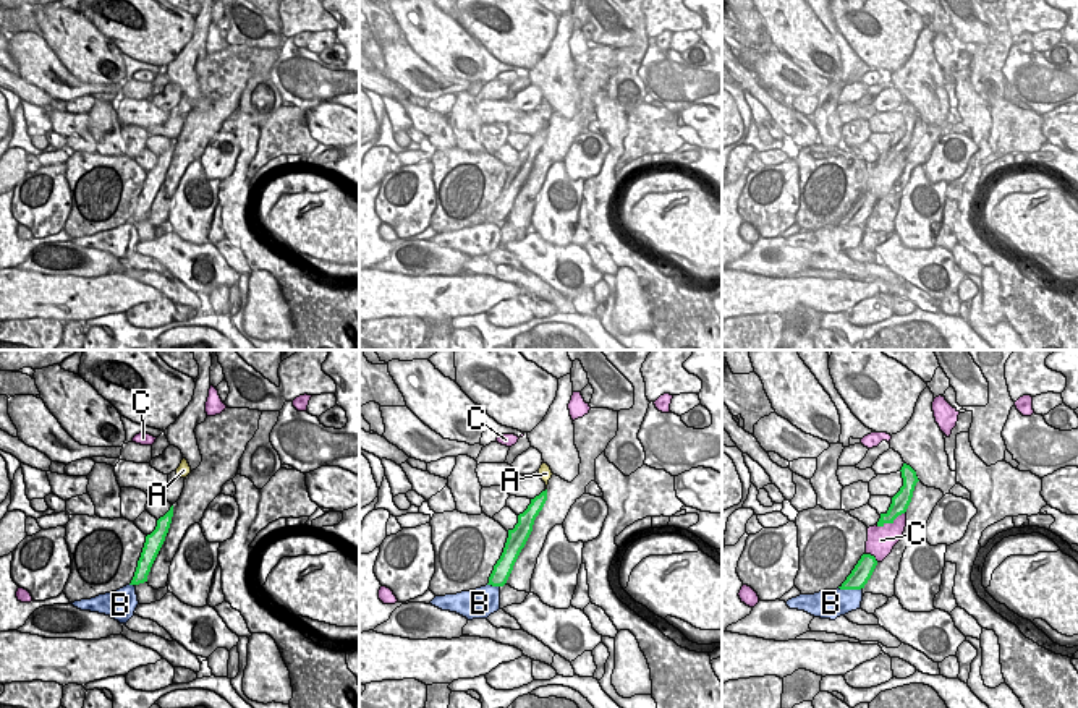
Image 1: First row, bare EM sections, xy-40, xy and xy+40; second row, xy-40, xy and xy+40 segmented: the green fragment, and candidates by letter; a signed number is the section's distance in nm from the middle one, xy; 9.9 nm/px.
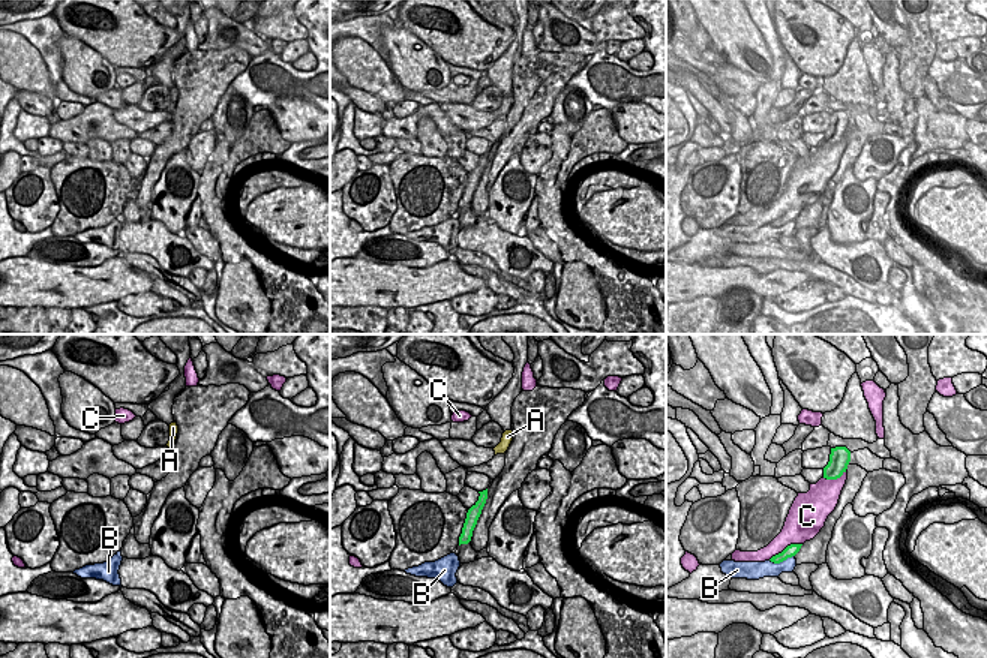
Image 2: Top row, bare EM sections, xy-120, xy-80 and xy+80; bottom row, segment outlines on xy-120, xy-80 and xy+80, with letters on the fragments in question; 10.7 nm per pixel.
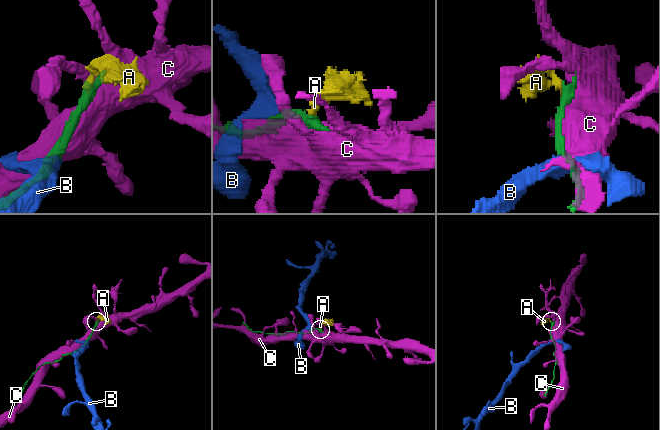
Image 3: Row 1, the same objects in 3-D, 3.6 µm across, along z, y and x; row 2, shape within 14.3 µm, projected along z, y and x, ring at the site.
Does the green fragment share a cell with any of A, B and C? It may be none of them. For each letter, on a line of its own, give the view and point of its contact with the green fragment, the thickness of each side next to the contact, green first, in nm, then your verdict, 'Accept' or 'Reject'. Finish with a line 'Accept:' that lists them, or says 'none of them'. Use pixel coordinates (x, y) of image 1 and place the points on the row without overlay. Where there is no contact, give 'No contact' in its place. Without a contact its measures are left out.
A: No contact. Reject
B: Touches green at xy+40 (850, 226). Thickness 190 nm (green) against 280 nm. Reject
C: Touches green at xy+40 (891, 159). Thickness 180 nm (green) against 280 nm. Reject
Accept: none of them.

